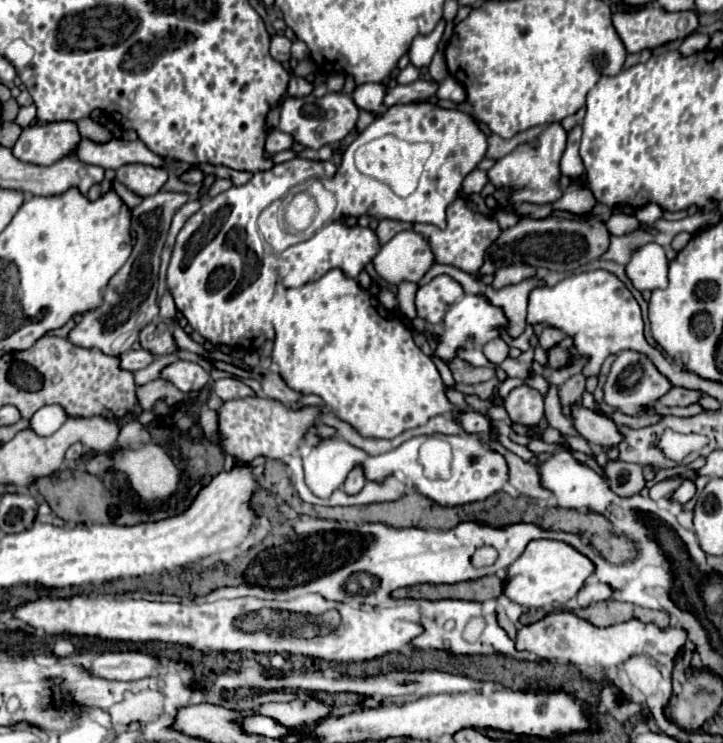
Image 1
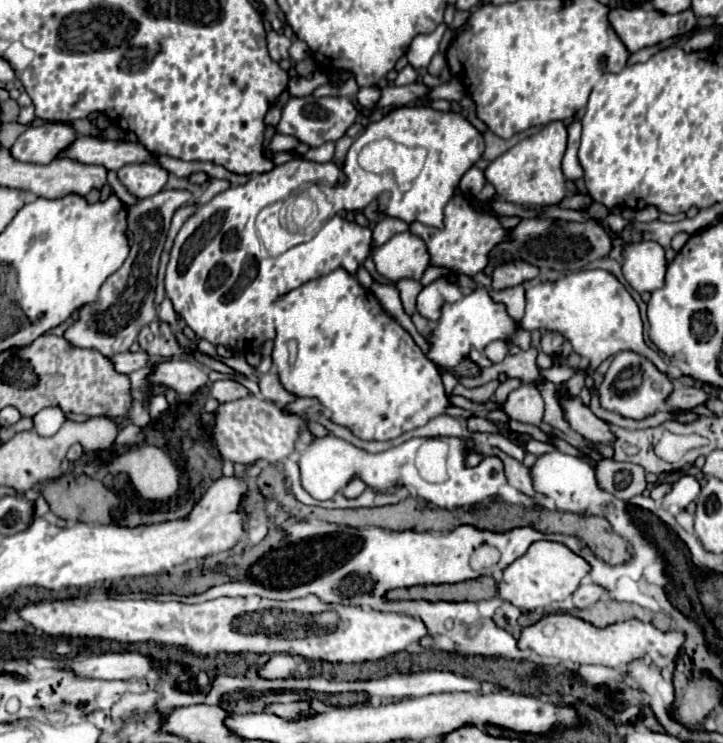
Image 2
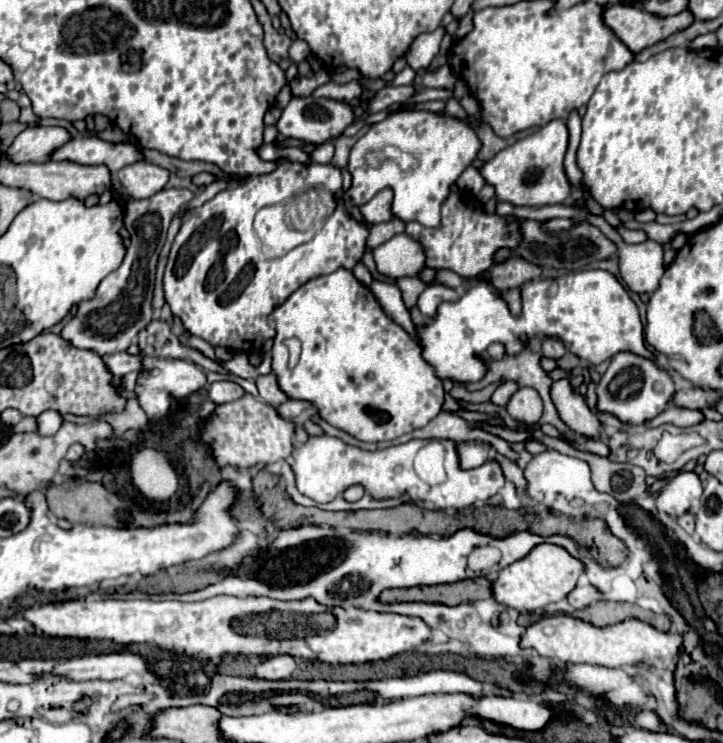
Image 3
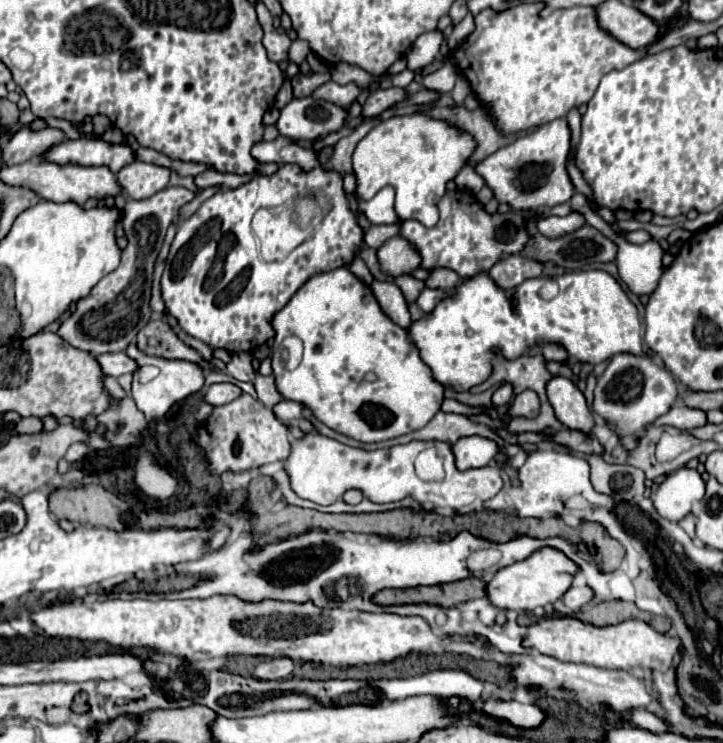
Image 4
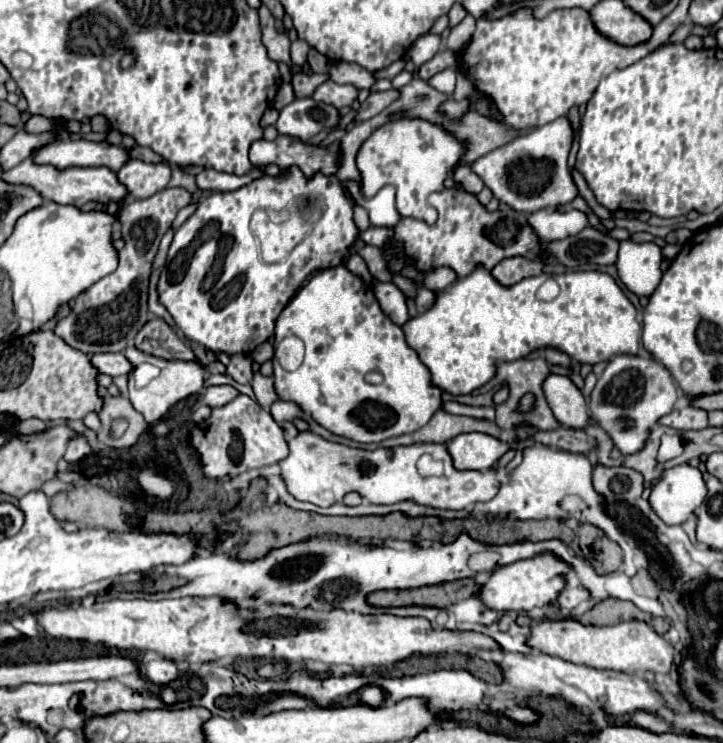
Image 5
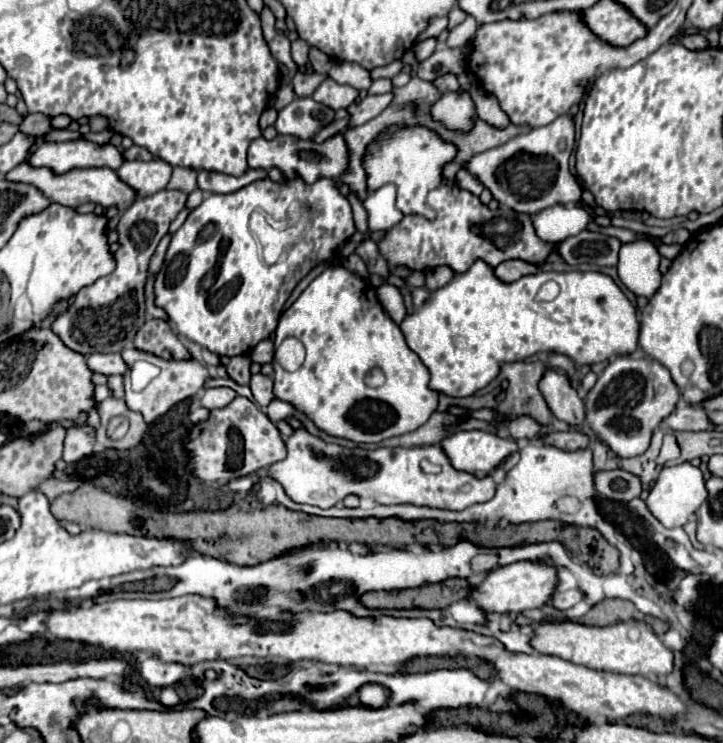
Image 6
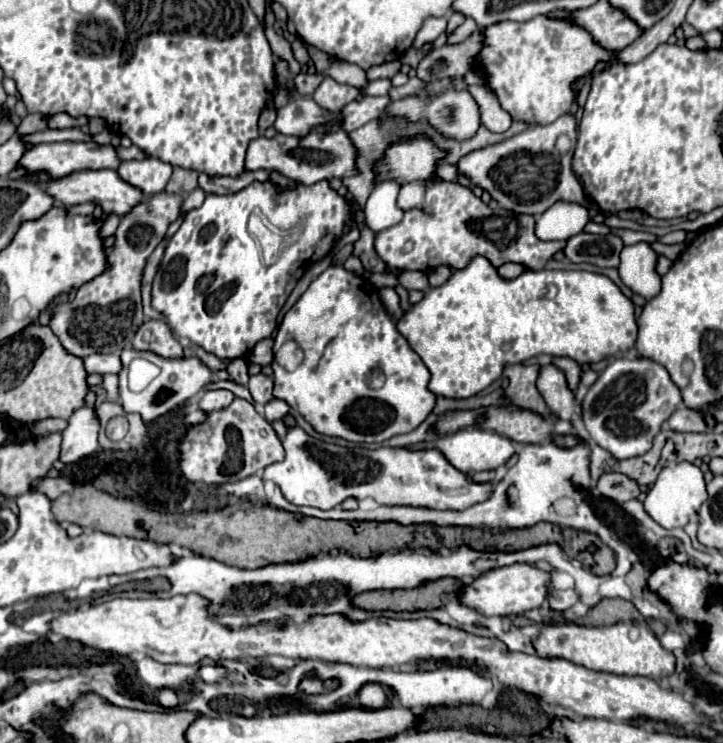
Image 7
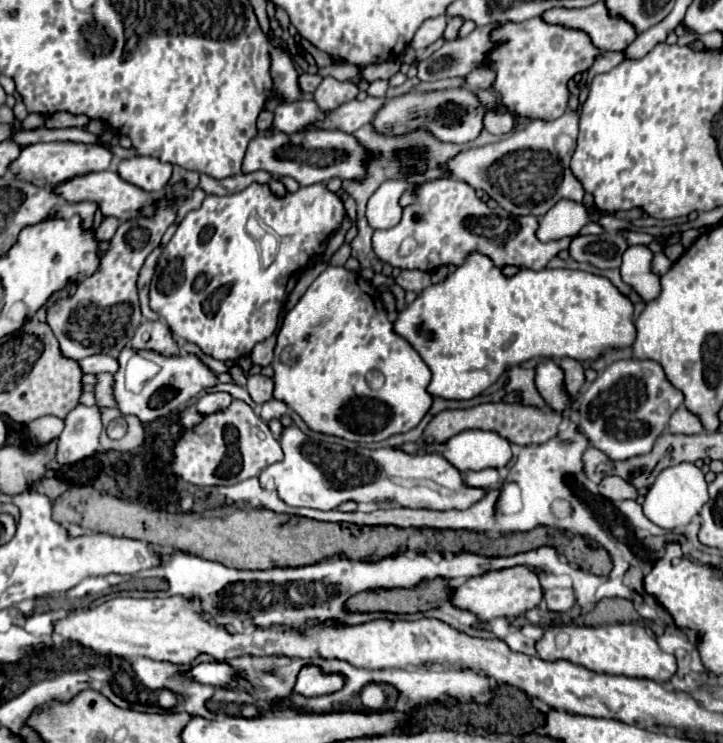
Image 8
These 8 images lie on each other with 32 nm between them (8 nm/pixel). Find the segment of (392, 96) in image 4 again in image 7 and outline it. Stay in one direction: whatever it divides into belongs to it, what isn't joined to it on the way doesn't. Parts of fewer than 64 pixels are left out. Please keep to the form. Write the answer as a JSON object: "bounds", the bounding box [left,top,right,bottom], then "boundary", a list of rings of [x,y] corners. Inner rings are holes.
{"bounds":[340,96,390,132],"boundary":[[[366,96],[366,98],[360,100],[360,102],[354,100],[354,102],[346,104],[346,106],[340,110],[340,114],[342,114],[340,124],[342,124],[342,128],[344,128],[346,132],[352,132],[352,130],[364,126],[364,124],[370,122],[370,120],[376,120],[376,118],[380,116],[380,112],[386,108],[388,100],[390,100],[388,96],[380,96],[380,98]]]}

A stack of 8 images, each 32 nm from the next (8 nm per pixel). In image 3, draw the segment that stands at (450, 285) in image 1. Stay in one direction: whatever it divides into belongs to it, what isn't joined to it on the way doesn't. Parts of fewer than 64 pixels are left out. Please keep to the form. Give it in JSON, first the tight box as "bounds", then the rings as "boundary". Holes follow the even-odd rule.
{"bounds":[418,286,458,316],"boundary":[[[426,286],[426,290],[420,294],[418,298],[418,308],[424,316],[434,316],[436,314],[436,308],[440,302],[444,300],[458,300],[458,292],[452,290],[452,288],[446,288],[446,286]]]}

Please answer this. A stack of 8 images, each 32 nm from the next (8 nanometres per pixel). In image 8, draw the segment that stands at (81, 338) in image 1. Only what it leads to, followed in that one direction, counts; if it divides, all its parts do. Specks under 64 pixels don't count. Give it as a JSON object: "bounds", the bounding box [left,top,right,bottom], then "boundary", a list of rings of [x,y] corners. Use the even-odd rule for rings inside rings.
{"bounds":[46,198,176,360],"boundary":[[[160,198],[158,212],[152,218],[138,218],[122,222],[110,240],[110,248],[100,258],[100,268],[76,284],[76,292],[68,298],[56,300],[48,312],[46,322],[60,342],[64,356],[82,360],[92,354],[118,354],[134,336],[142,322],[136,280],[146,256],[160,244],[166,228],[174,222],[176,210],[170,198]]]}

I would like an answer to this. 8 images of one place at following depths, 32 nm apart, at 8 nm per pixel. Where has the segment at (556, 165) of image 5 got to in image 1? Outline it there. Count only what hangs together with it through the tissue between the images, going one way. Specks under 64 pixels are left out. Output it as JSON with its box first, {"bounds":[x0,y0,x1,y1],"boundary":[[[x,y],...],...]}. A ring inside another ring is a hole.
{"bounds":[488,122,566,204],"boundary":[[[554,122],[550,126],[546,126],[546,130],[532,142],[524,142],[520,146],[516,146],[510,154],[502,156],[496,160],[496,164],[488,170],[488,180],[492,180],[492,184],[500,190],[508,190],[510,192],[510,200],[512,202],[528,202],[528,204],[552,204],[562,196],[562,188],[560,188],[560,158],[564,154],[566,148],[566,130],[562,128],[560,122]]]}

